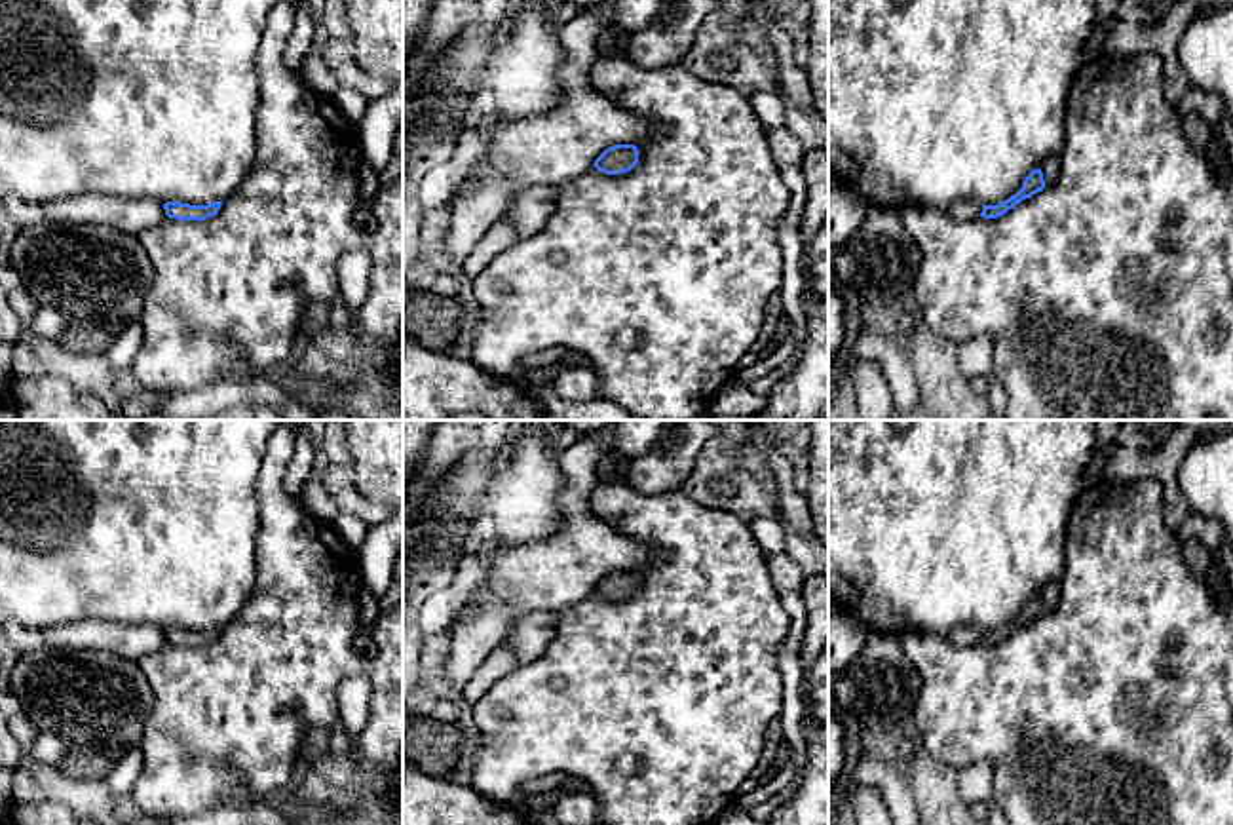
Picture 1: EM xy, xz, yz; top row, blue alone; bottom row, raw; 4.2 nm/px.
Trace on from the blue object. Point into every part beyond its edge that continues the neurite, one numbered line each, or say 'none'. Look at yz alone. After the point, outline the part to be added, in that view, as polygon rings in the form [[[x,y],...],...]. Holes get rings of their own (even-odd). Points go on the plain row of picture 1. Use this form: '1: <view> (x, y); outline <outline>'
1: yz (1051, 592); outline [[[1049,582],[1039,595],[1043,599],[1045,612],[1053,612],[1060,603],[1060,582]]]

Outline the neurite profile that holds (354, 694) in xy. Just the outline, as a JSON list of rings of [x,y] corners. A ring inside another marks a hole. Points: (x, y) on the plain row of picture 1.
[[[369,671],[351,675],[338,686],[340,726],[355,739],[363,732],[370,711],[370,679]]]

